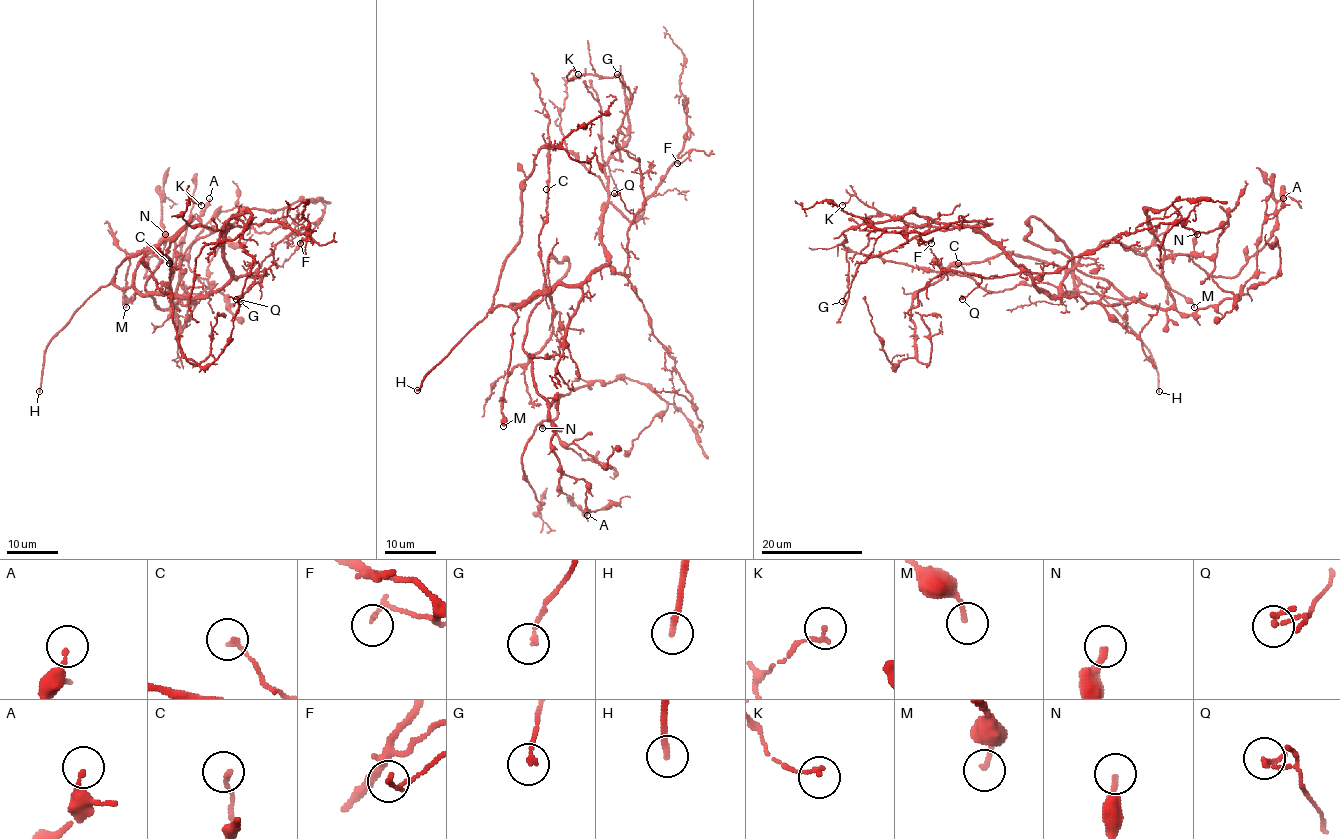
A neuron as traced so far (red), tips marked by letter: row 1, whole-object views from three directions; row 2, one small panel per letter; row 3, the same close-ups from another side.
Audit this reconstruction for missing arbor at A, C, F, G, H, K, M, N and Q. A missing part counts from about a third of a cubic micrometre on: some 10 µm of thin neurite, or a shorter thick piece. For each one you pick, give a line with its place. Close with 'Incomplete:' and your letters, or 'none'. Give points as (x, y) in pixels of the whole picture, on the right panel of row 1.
H: Place: (1159, 391)
N: Place: (1197, 234)
Incomplete: H, N

